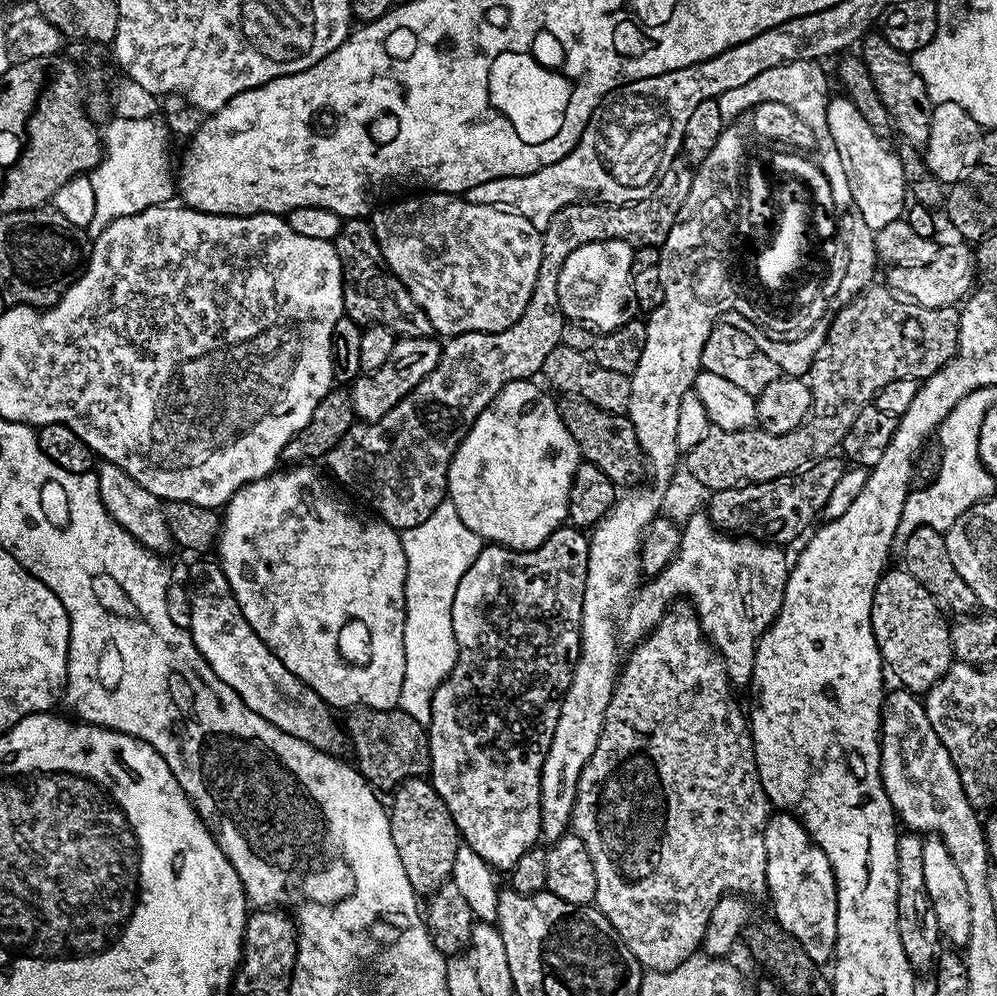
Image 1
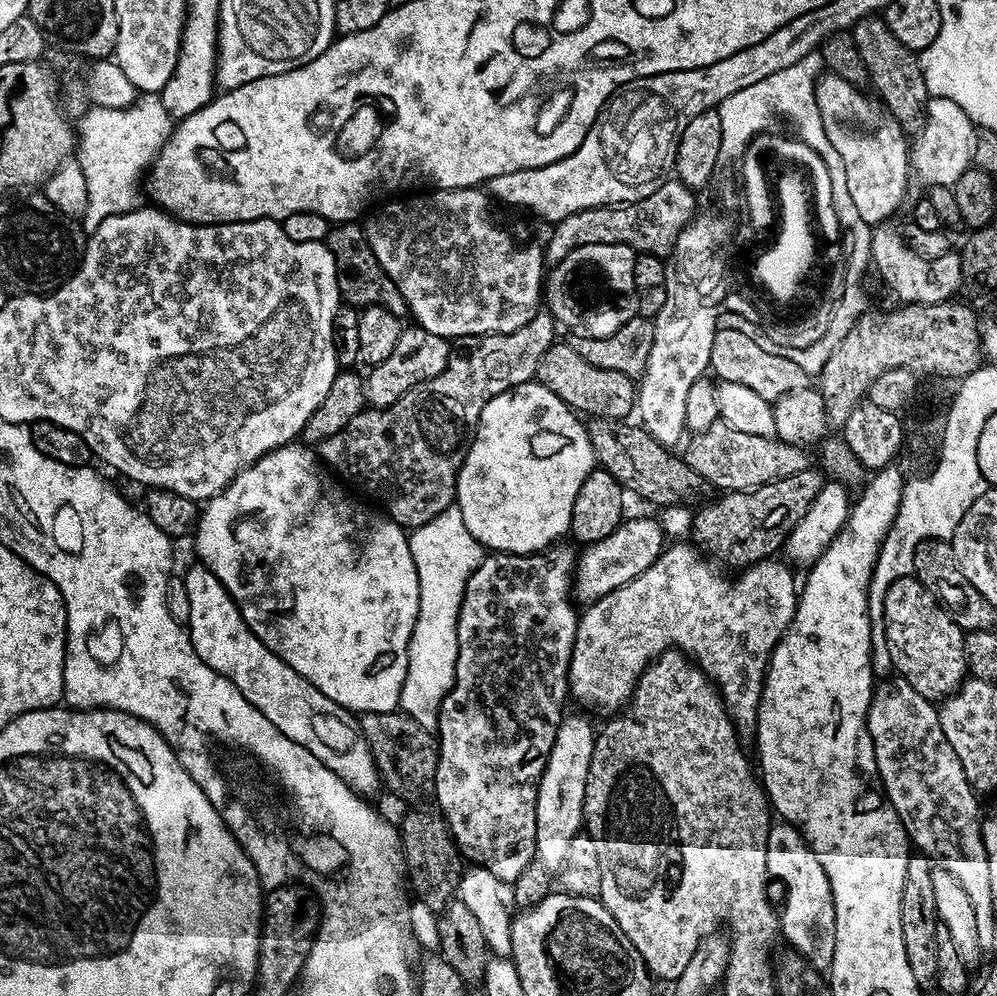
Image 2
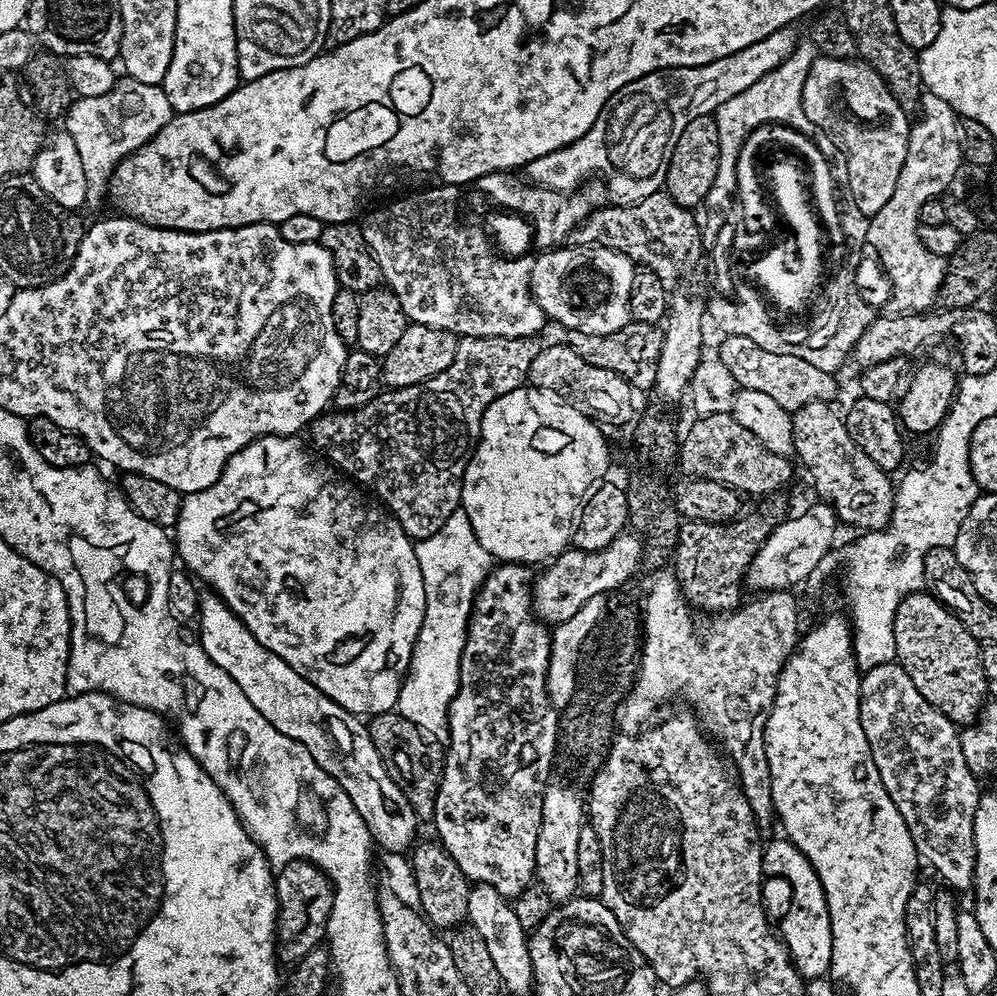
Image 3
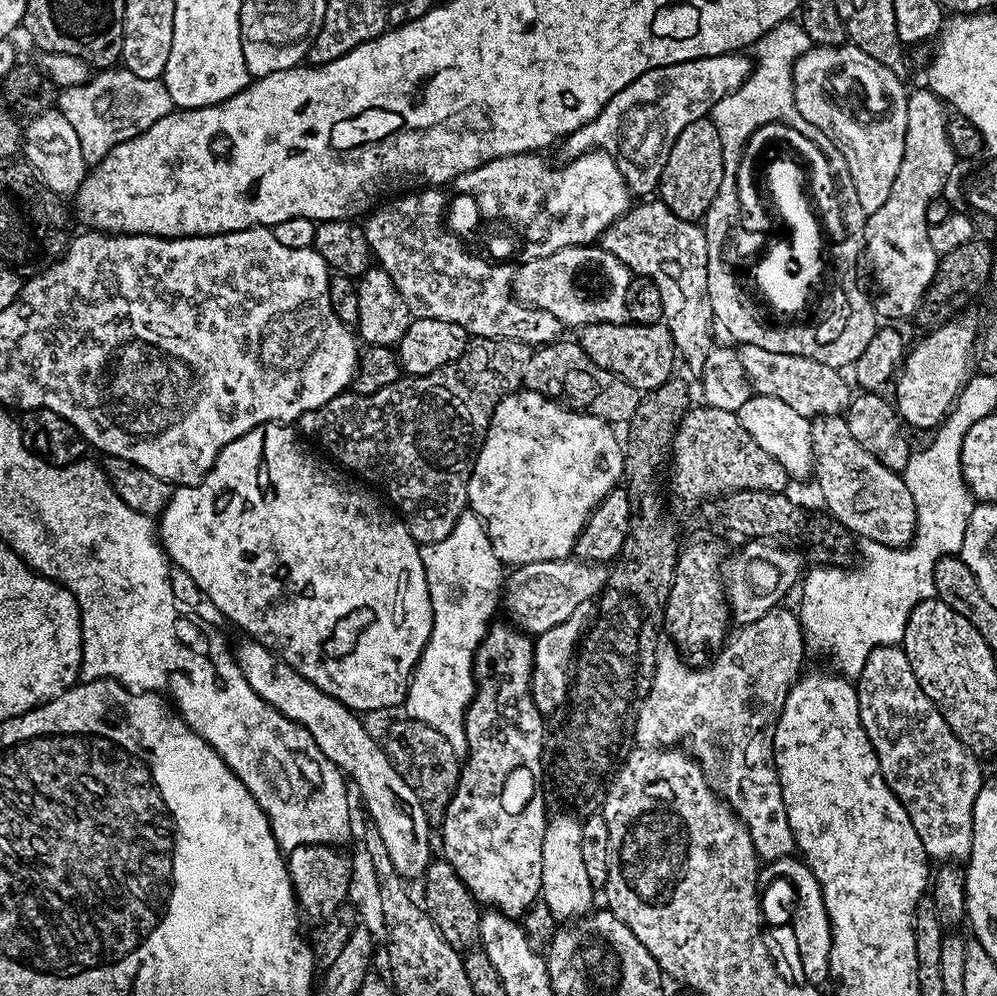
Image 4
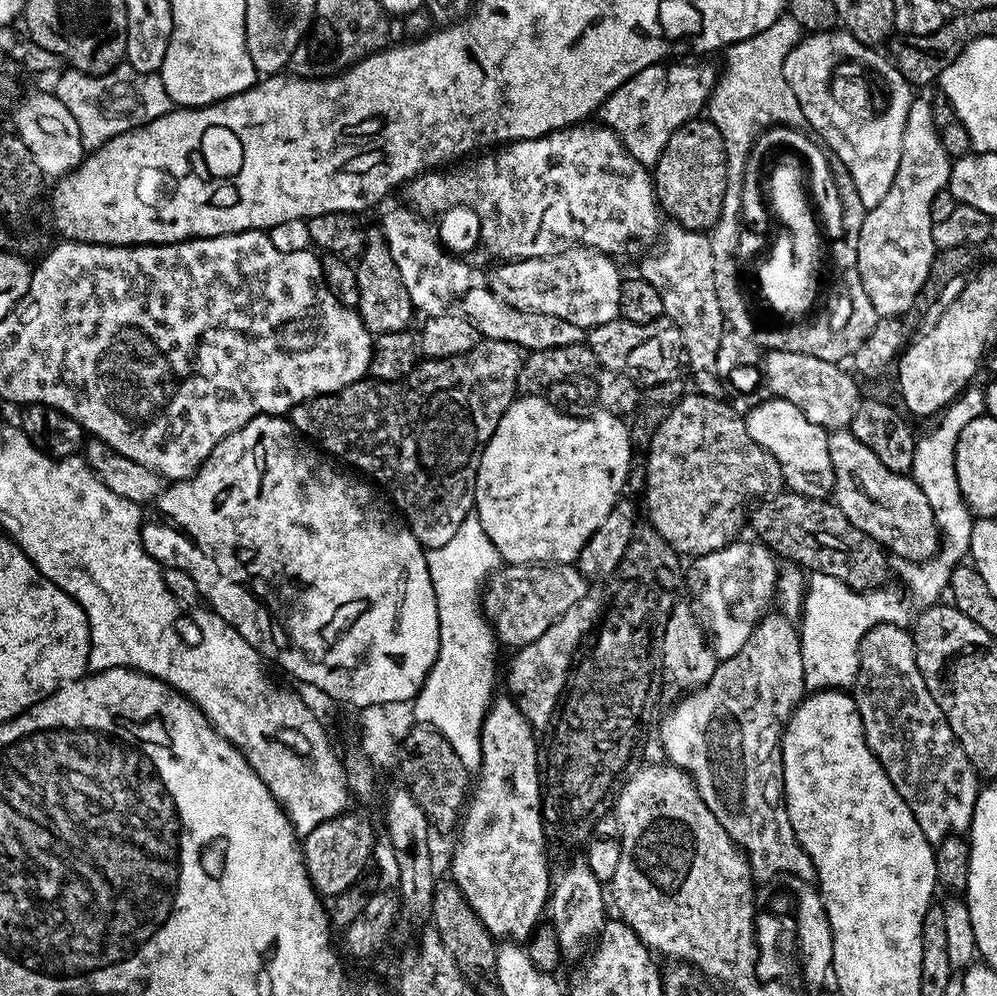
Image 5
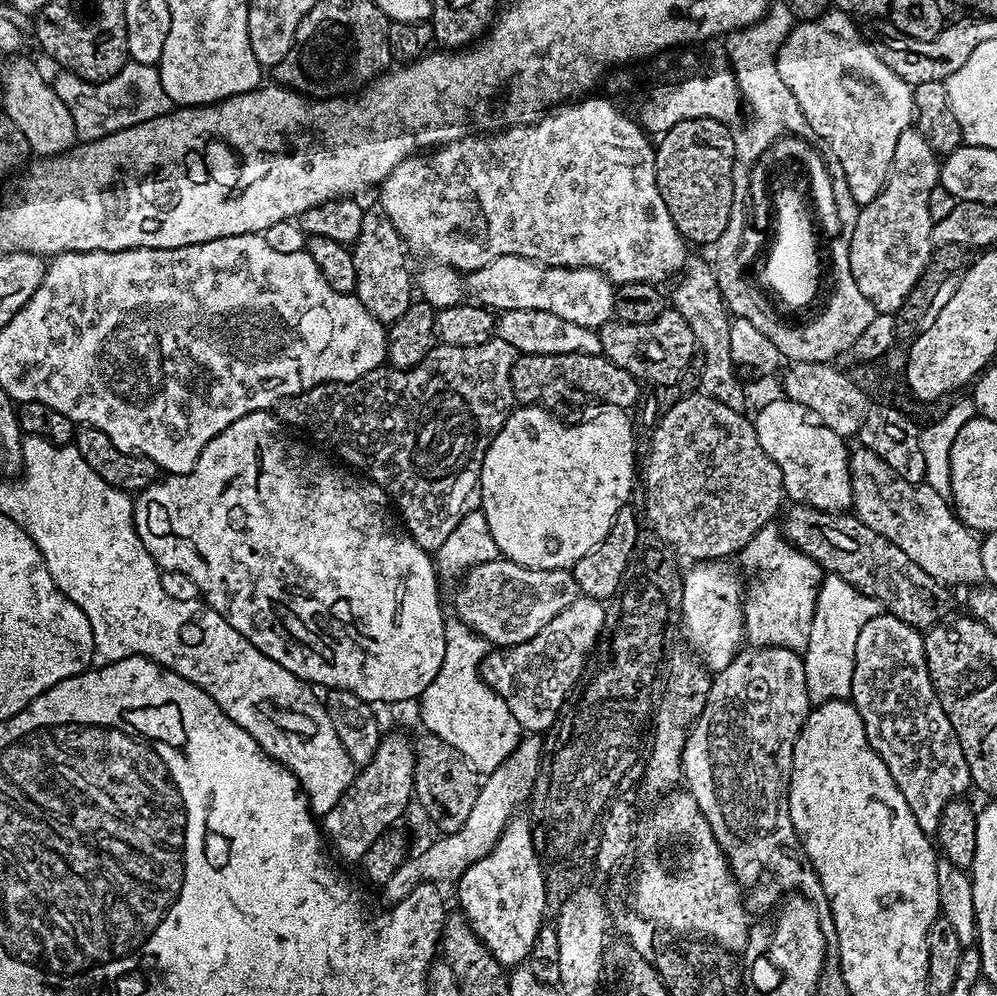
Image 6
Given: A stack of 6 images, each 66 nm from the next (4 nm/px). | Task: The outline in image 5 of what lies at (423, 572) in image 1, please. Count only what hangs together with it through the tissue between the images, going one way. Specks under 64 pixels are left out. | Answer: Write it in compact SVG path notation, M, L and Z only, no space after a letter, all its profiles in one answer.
M470 514L458 526L458 531L450 537L446 546L427 549L428 569L430 570L430 582L434 586L434 598L438 606L438 634L440 635L440 649L434 666L429 670L420 692L413 700L415 721L423 727L430 727L441 733L469 772L476 772L481 764L481 726L484 724L485 714L494 698L494 680L496 678L496 664L492 660L496 656L498 641L495 635L480 636L480 624L482 625L482 608L476 604L448 604L448 596L476 596L481 595L486 581L502 561L494 542L482 530L482 522Z

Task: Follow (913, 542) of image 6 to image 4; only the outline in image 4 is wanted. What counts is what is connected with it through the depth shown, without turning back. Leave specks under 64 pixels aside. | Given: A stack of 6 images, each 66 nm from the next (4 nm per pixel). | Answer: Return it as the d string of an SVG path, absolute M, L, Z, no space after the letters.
M843 415L821 416L812 425L812 455L814 480L820 483L820 496L832 511L831 519L849 533L861 536L861 541L873 540L891 548L902 548L912 543L916 534L916 507L903 475L891 472L874 454L866 454L850 434L850 426Z

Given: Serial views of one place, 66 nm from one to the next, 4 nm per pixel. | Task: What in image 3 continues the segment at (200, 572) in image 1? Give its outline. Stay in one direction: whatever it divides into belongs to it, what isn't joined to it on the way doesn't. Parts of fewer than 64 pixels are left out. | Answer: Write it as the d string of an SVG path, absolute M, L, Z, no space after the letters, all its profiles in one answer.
M211 590L200 593L196 626L204 653L234 678L254 708L280 733L306 746L318 766L346 790L377 847L394 854L407 853L417 839L420 819L401 787L390 778L370 738L367 723L338 706L284 659L262 646L224 600Z

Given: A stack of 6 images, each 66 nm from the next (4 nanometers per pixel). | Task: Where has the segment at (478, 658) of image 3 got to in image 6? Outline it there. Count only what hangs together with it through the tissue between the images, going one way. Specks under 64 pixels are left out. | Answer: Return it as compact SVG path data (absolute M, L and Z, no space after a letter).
M520 819L509 820L490 854L471 864L454 884L460 899L459 911L468 919L486 950L505 966L520 966L527 961L534 938L538 938L538 930L546 922L544 907L550 904L544 871L532 841L533 825Z

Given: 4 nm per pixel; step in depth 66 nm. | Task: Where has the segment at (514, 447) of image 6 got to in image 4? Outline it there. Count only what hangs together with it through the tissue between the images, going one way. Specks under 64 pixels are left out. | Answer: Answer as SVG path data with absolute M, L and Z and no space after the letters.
M517 390L502 398L492 415L492 421L488 427L486 438L482 442L482 450L472 467L470 482L468 483L468 508L478 514L478 518L484 524L488 532L490 542L494 546L494 554L498 554L500 563L505 566L519 566L530 562L542 562L543 560L566 560L573 555L576 547L576 539L584 523L591 516L592 511L606 498L606 494L621 483L623 474L624 448L621 437L615 436L613 425L606 420L599 420L596 416L587 416L584 412L574 412L571 408L565 408L563 404L555 400L547 400L542 394L527 390Z

